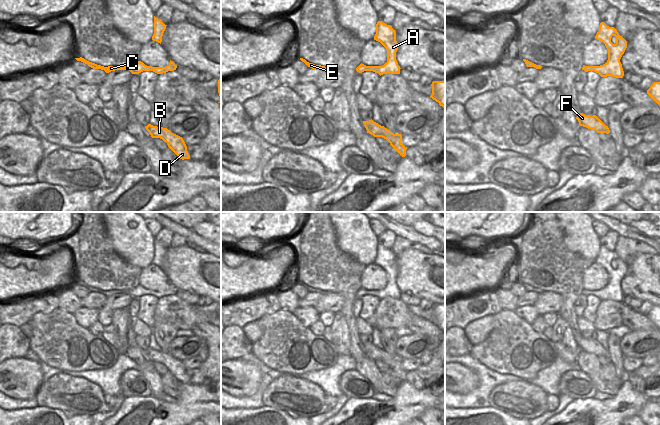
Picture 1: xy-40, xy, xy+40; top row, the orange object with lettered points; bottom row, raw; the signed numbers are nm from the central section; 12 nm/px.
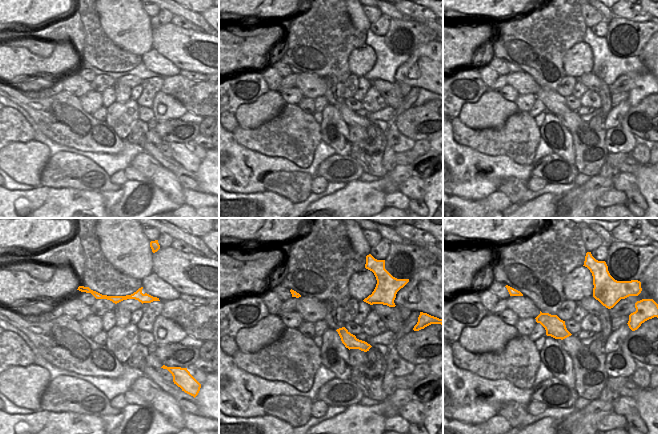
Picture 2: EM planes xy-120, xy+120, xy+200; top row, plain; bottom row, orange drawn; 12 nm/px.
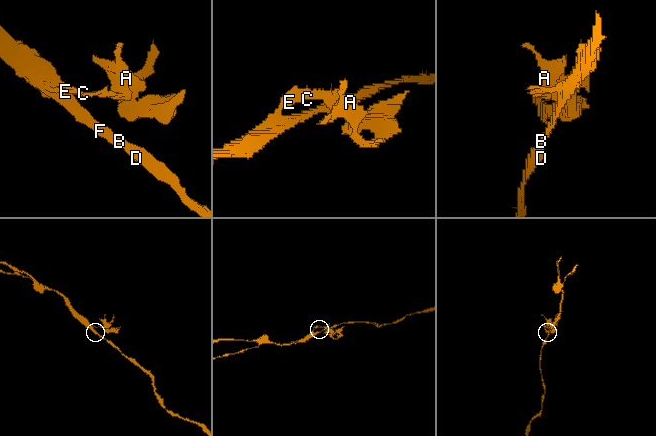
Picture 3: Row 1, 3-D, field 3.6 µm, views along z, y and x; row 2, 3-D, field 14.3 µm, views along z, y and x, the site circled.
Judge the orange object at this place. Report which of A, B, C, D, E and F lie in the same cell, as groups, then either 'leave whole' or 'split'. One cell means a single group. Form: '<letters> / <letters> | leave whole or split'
A B C D E F | leave whole

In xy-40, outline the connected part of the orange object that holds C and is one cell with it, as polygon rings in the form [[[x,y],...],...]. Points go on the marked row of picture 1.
[[[82,57],[75,58],[75,59],[77,61],[81,61],[81,62],[87,64],[89,67],[91,67],[93,69],[104,70],[106,73],[109,73],[109,72],[115,71],[115,70],[129,70],[132,74],[139,74],[143,71],[153,71],[157,74],[163,74],[163,73],[166,73],[168,71],[174,71],[177,68],[177,65],[174,62],[172,62],[171,60],[170,60],[170,63],[165,67],[147,66],[141,61],[138,61],[135,64],[129,65],[129,66],[108,66],[108,67],[104,67],[101,65],[97,65],[95,63],[89,62]]]

